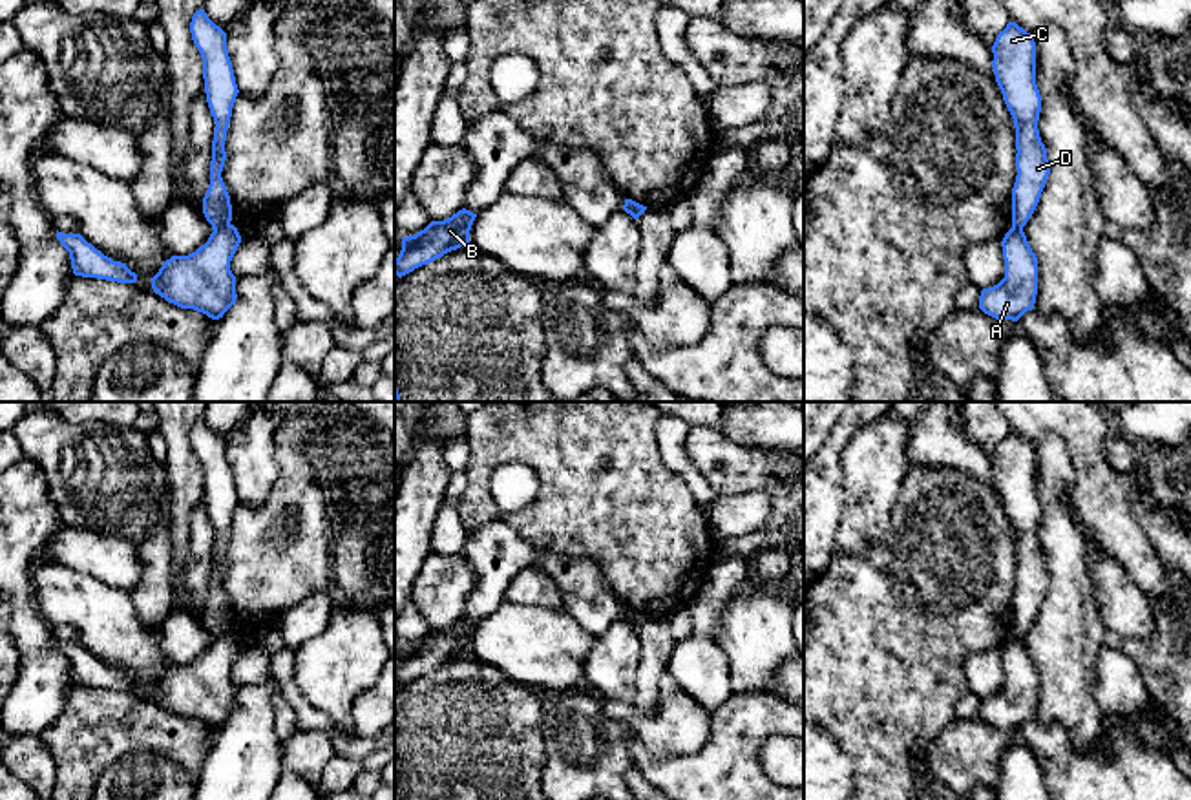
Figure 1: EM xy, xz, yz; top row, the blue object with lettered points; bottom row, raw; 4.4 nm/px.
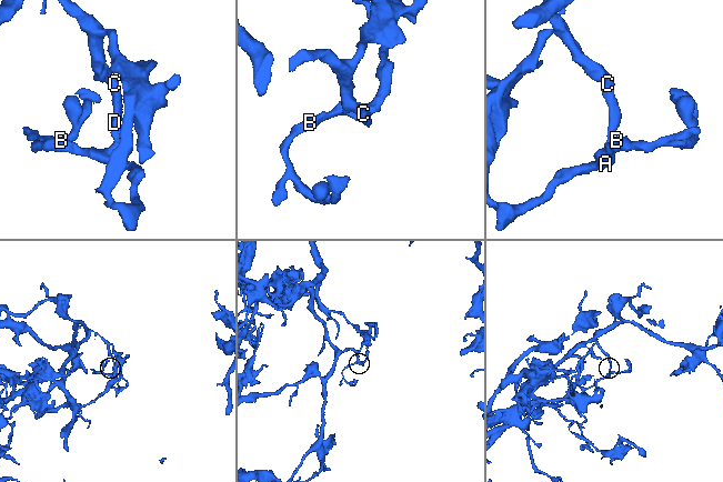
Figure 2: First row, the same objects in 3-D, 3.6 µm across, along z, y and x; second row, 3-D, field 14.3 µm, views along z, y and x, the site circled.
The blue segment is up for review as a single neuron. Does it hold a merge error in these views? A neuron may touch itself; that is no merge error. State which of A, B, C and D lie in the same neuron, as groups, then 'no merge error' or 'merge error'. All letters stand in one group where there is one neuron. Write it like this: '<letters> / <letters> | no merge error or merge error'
A B / C D | merge error

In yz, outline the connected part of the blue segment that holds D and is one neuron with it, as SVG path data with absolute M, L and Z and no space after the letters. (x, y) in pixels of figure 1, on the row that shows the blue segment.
M1016 22L999 31L992 46L994 75L1016 128L1016 183L1012 188L1012 226L1023 228L1034 214L1050 164L1038 121L1041 95L1036 84L1036 42Z

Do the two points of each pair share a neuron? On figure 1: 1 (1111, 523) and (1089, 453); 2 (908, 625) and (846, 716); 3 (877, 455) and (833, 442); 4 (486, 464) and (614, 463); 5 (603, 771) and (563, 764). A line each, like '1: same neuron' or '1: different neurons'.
1: same neuron
2: same neuron
3: different neurons
4: same neuron
5: same neuron

